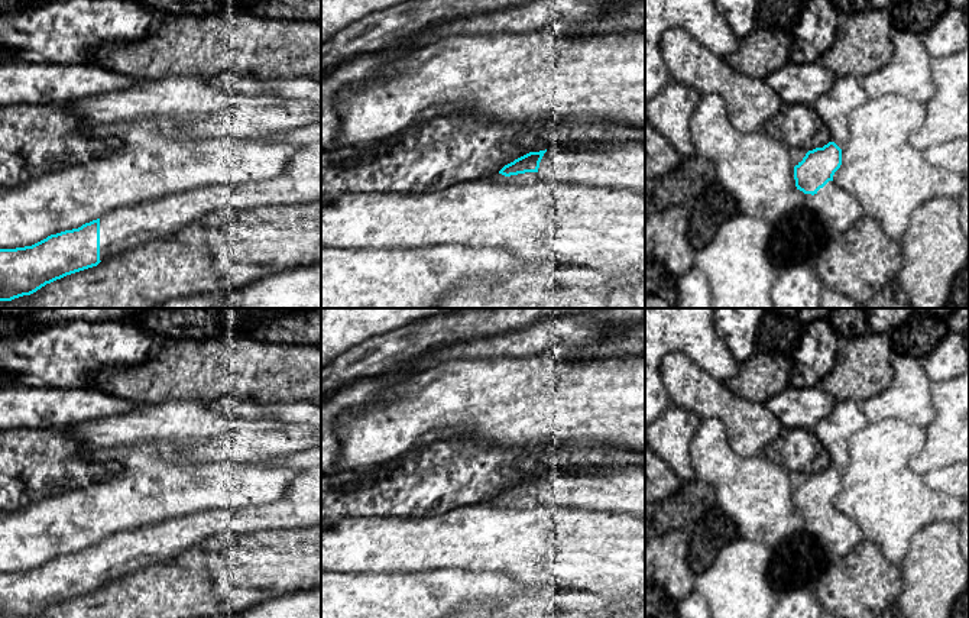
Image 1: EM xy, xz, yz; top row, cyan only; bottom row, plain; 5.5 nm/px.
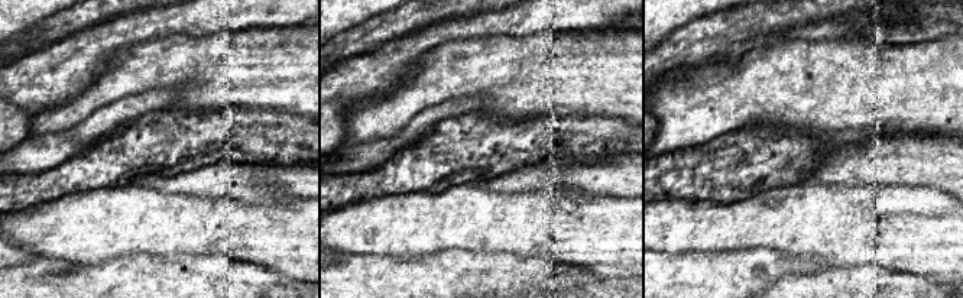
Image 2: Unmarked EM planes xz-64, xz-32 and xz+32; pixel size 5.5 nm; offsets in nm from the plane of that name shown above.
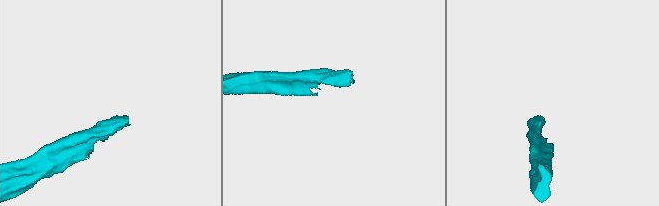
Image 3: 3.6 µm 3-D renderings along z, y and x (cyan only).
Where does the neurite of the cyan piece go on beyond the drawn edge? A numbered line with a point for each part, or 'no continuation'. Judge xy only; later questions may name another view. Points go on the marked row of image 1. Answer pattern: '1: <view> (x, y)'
1: xy (300, 183)

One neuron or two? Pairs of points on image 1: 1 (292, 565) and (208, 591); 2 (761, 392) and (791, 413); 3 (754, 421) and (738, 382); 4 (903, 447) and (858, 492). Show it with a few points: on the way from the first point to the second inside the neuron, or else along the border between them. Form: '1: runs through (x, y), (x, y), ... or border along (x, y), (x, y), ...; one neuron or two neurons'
1: runs through (272, 565), (261, 565), (229, 573); one neuron
2: border along (788, 384), (764, 404); two neurons
3: border along (723, 382), (735, 394), (762, 404); two neurons
4: runs through (891, 459), (869, 481); one neuron

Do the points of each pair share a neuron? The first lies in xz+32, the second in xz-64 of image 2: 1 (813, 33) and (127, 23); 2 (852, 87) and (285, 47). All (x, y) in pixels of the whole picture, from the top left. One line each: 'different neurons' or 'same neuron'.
1: same neuron
2: same neuron

